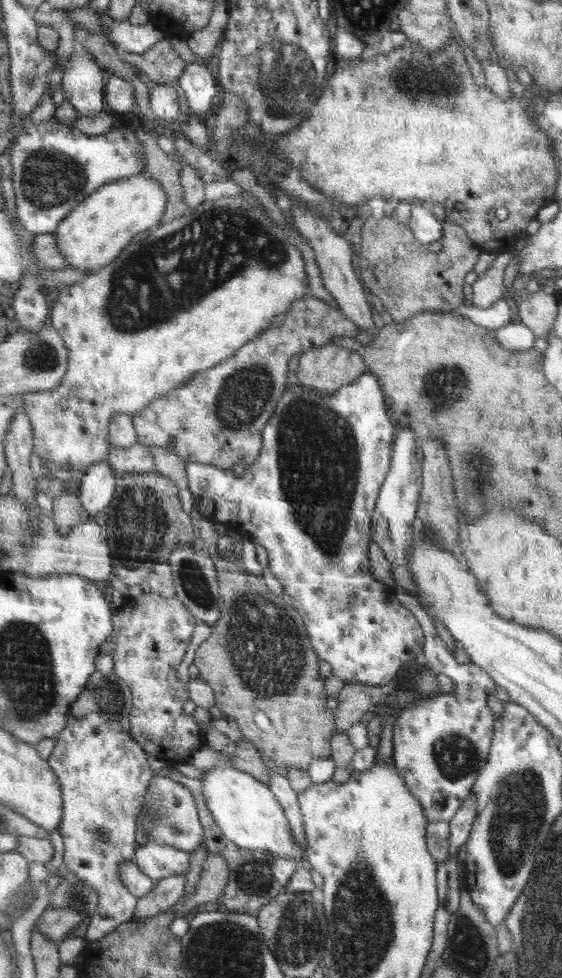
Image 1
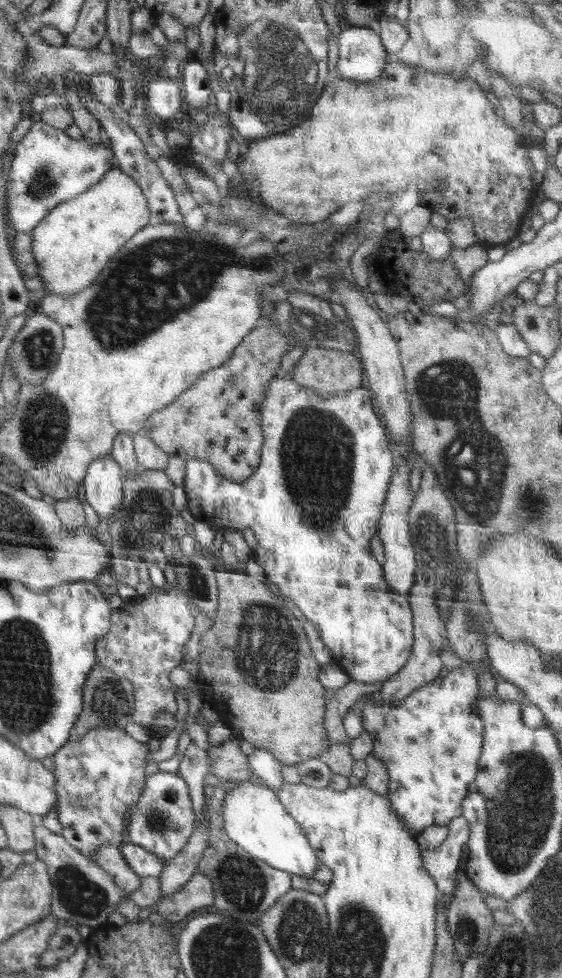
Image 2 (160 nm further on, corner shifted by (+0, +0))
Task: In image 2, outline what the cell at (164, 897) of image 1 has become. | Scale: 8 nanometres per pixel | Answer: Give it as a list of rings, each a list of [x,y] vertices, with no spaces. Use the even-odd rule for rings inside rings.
[[[206,816],[205,821],[196,822],[196,828],[193,830],[192,836],[188,840],[188,844],[180,853],[177,854],[175,858],[171,858],[165,861],[165,868],[160,874],[160,884],[161,884],[161,895],[164,897],[170,896],[171,894],[177,893],[186,882],[192,879],[194,874],[197,874],[197,866],[202,858],[203,852],[206,850],[208,833],[209,833],[209,822]]]

